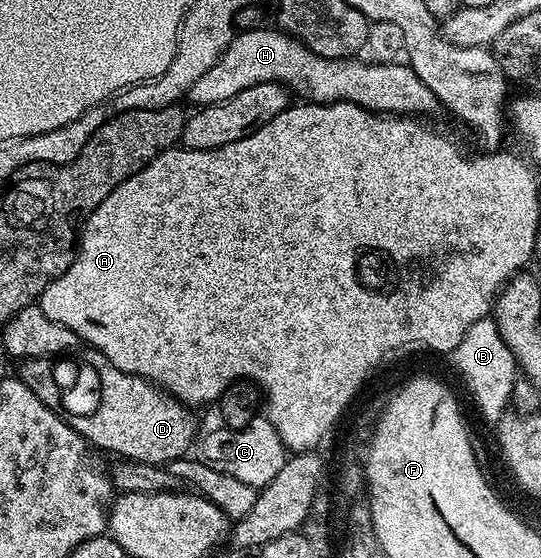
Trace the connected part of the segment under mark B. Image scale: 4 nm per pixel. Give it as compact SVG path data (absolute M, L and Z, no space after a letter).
M491 316L472 324L471 329L463 336L463 341L451 354L456 370L463 376L468 390L477 406L478 412L495 424L508 409L508 402L515 384L518 366L510 348L502 340L497 322Z

